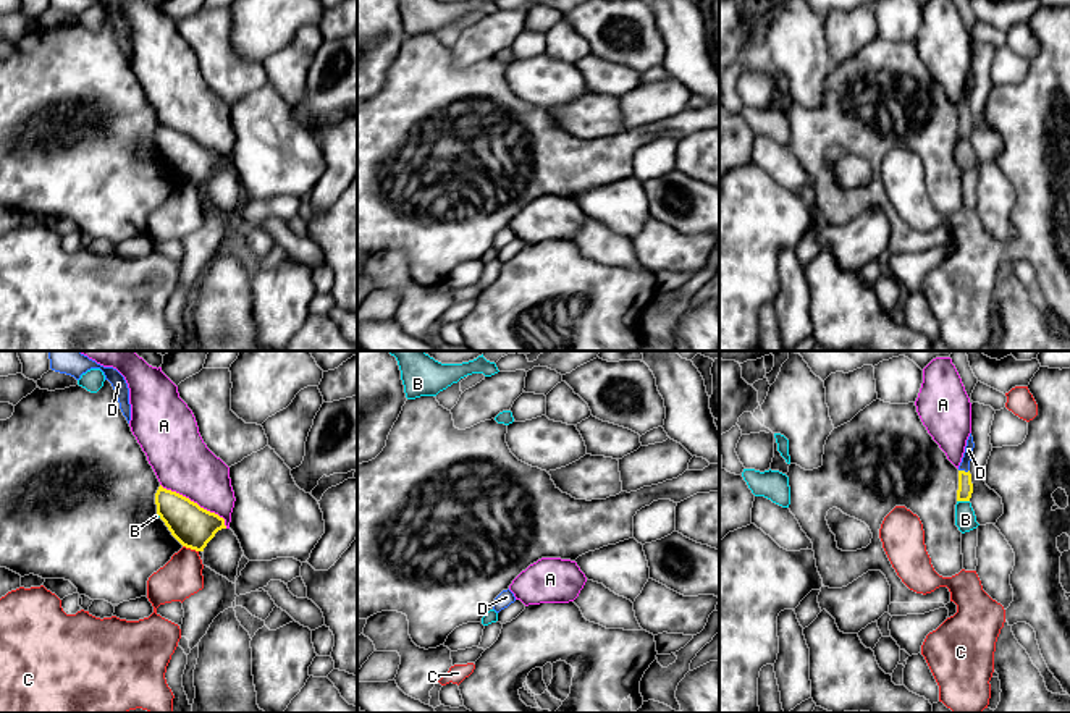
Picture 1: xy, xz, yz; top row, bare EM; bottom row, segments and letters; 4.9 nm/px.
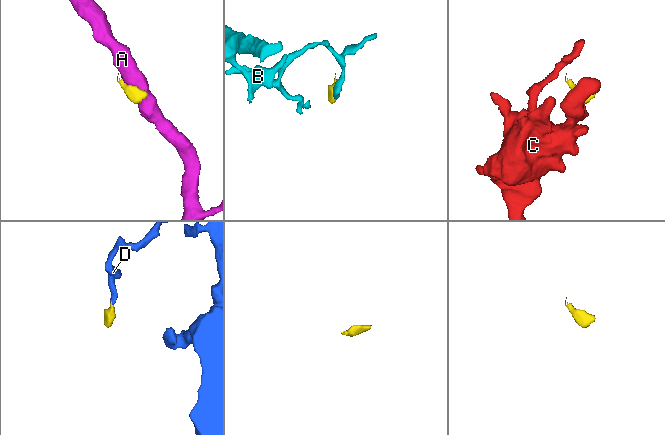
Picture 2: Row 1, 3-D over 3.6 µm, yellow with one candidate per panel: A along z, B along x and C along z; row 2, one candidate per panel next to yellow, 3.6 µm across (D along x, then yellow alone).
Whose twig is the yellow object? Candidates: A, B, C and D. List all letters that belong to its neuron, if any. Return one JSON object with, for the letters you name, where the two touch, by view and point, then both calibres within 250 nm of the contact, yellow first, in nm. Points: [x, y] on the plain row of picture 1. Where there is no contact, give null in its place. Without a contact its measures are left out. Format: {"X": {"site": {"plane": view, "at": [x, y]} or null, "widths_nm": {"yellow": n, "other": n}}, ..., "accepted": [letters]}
{"D": {"site": {"plane": "yz", "at": [964, 109]}, "widths_nm": {"yellow": 80, "other": 50}}, "accepted": ["D"]}

